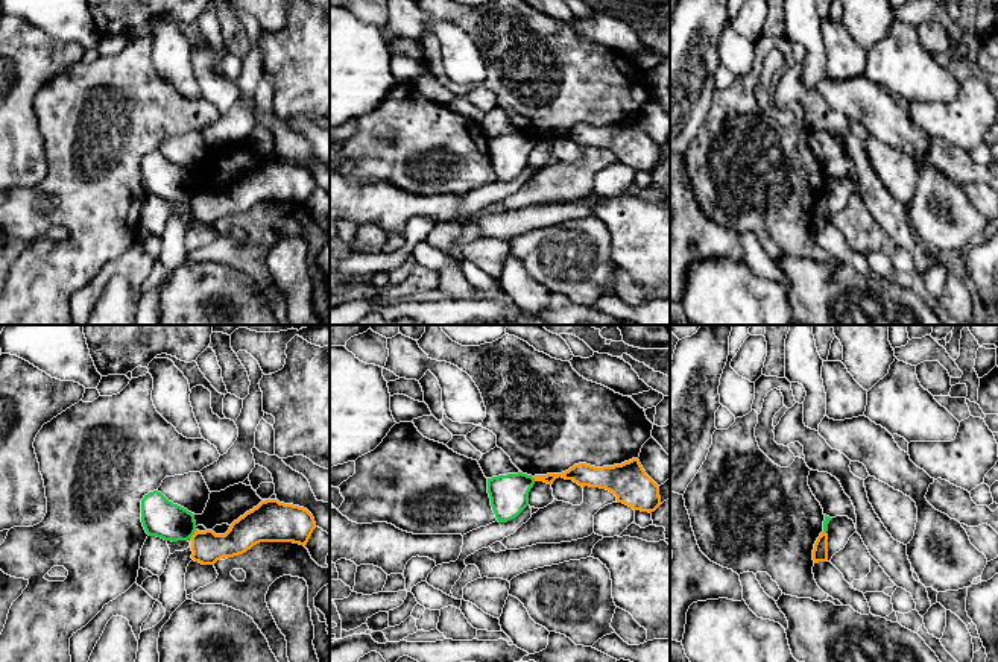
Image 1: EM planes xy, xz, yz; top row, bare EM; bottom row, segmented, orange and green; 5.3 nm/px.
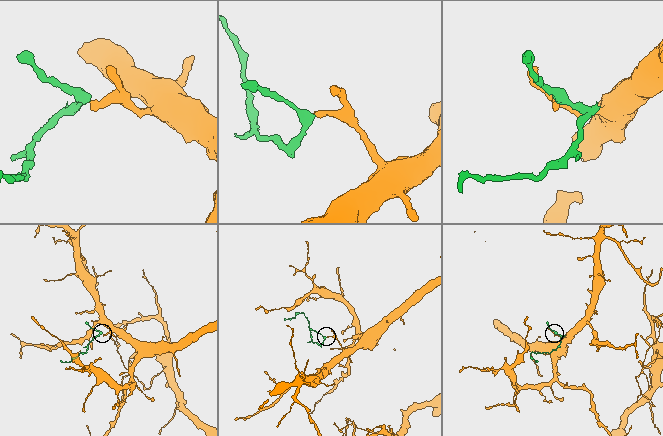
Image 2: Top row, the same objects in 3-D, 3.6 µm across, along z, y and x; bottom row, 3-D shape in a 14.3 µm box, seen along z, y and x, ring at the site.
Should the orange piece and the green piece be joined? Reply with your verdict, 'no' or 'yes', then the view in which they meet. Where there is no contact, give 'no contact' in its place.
no; contact in xy

